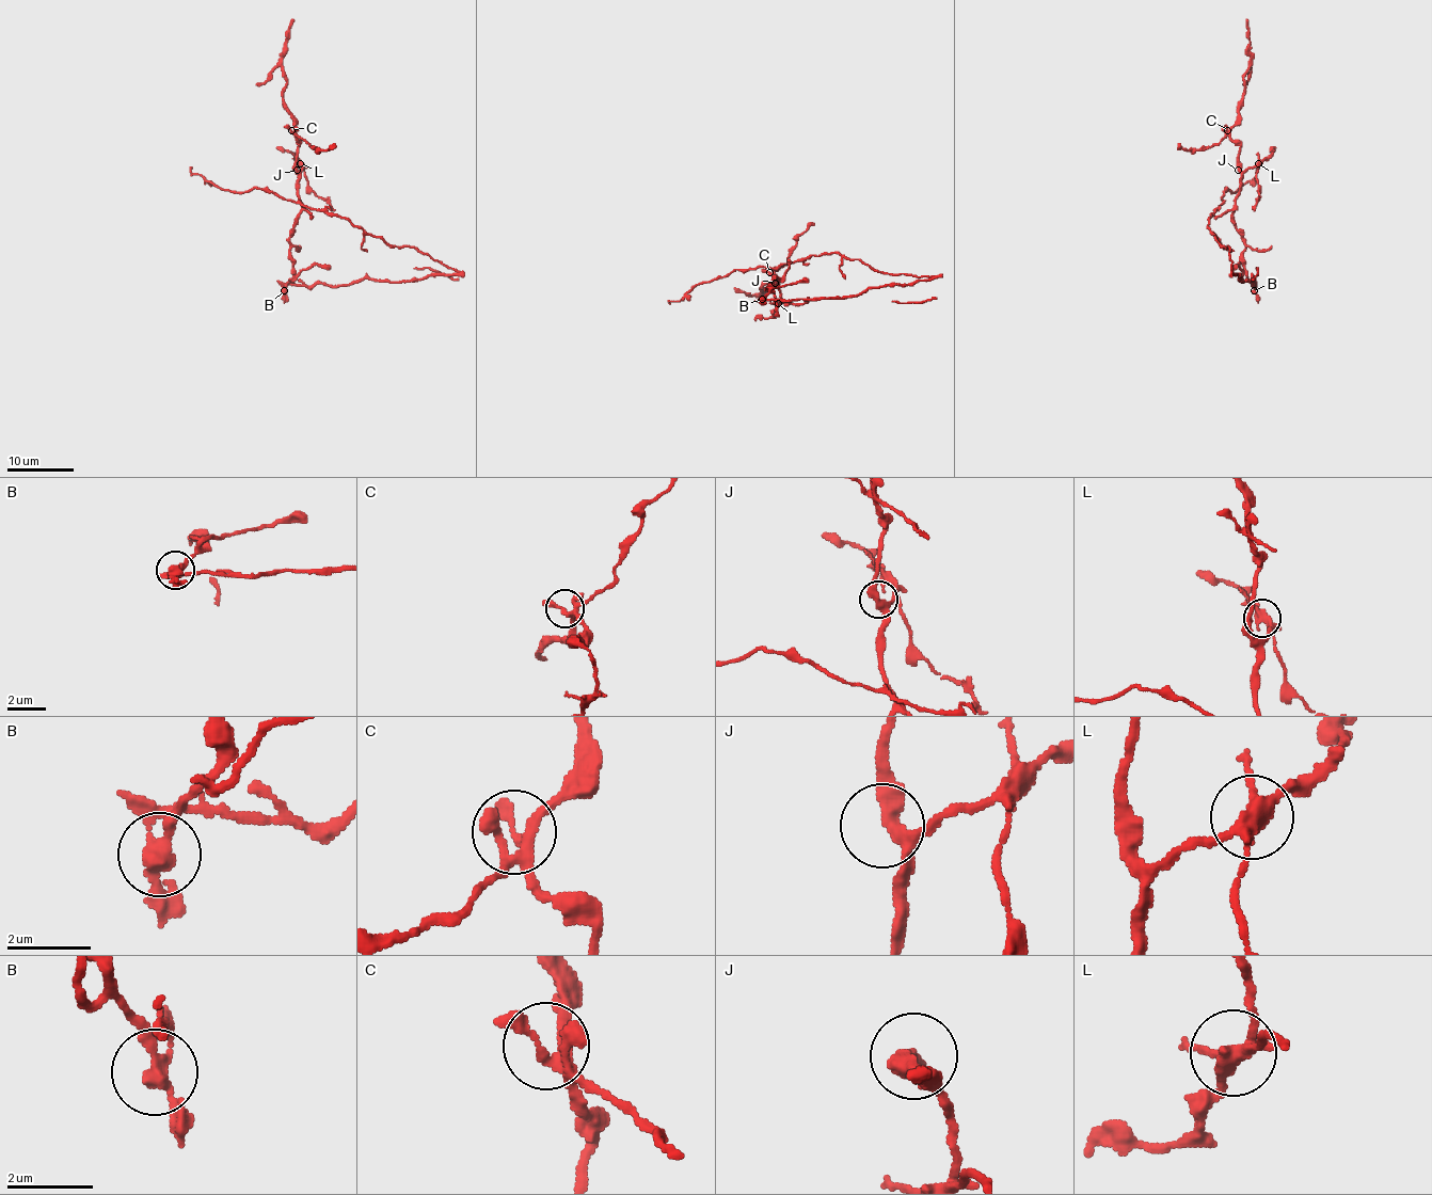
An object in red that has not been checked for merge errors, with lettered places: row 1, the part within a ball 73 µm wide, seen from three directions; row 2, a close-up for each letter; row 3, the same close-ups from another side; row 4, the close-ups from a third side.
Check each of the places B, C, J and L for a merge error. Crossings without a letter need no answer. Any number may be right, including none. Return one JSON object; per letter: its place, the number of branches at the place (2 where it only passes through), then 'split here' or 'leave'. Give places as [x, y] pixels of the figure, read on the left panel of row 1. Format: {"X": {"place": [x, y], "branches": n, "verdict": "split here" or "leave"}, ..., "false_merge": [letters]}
{"B": {"place": [284, 290], "branches": 3, "verdict": "split here"}, "C": {"place": [291, 130], "branches": 4, "verdict": "leave"}, "J": {"place": [297, 170], "branches": 3, "verdict": "leave"}, "L": {"place": [300, 163], "branches": 4, "verdict": "split here"}, "false_merge": ["B", "L"]}

